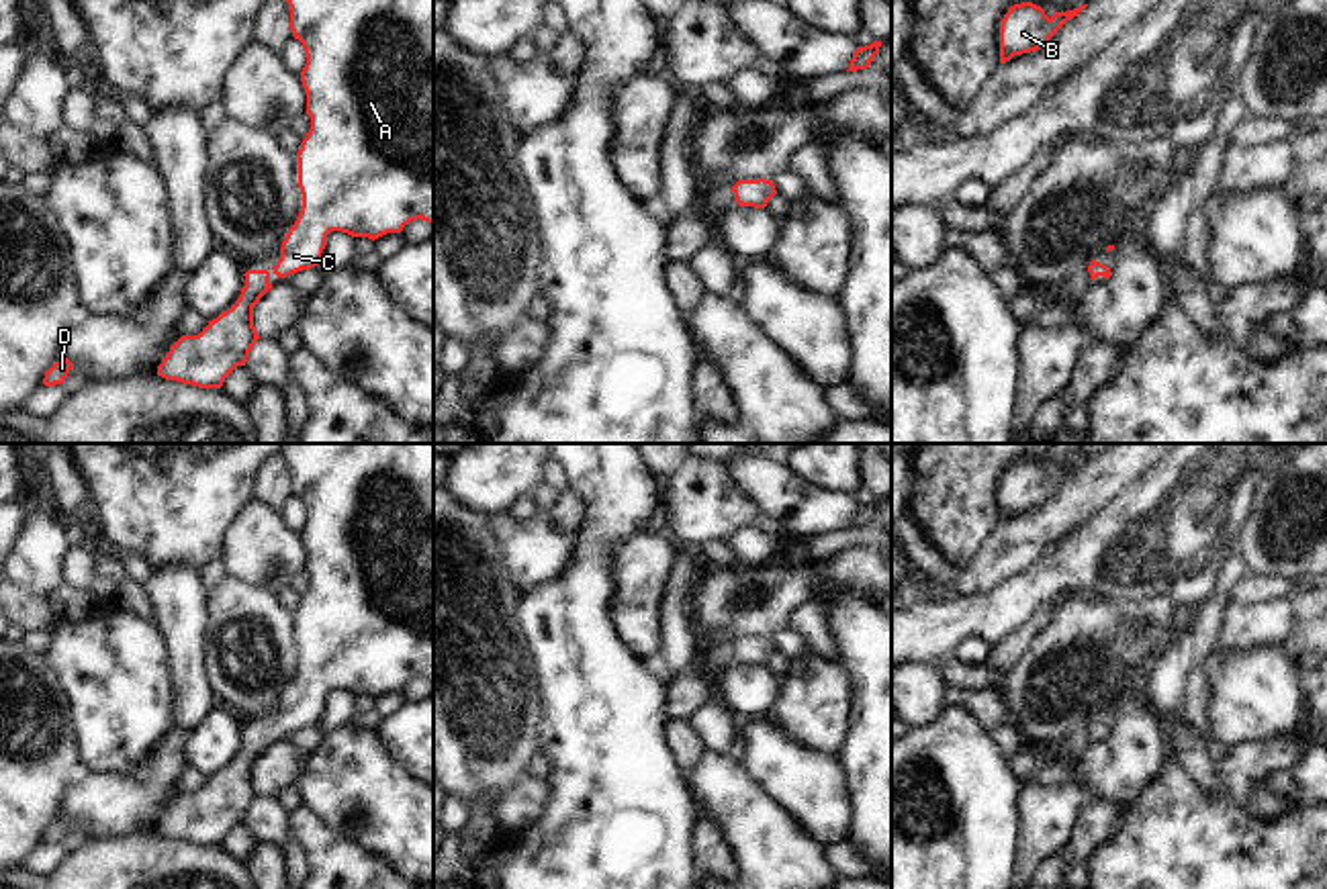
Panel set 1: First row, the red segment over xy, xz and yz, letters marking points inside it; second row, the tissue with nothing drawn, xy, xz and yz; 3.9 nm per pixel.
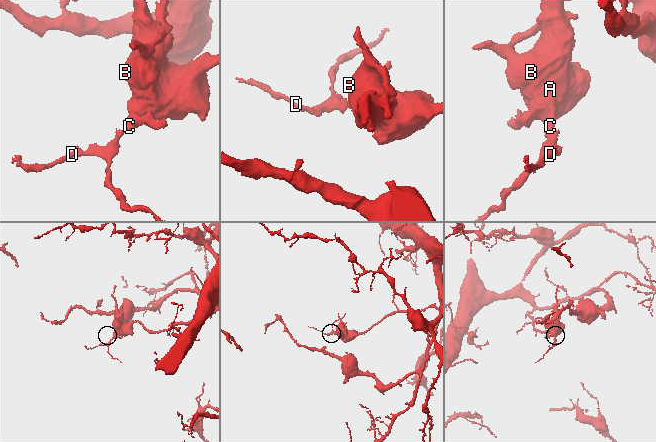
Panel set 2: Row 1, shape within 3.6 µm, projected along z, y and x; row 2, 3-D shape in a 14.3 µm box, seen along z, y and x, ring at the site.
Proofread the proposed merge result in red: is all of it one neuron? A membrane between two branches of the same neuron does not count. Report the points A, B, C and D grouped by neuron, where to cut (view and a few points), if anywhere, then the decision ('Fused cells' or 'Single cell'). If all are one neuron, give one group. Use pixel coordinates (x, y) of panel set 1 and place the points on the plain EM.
Groups: A B C D. No split. Single cell.

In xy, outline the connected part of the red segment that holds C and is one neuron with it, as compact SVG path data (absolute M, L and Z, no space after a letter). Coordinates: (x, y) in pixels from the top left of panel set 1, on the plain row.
M286 443L280 456L290 464L292 495L303 501L307 513L301 540L307 550L307 572L311 574L311 587L296 611L303 664L274 723L274 732L286 736L321 721L331 689L374 699L386 691L401 691L405 683L417 676L433 683L433 443Z

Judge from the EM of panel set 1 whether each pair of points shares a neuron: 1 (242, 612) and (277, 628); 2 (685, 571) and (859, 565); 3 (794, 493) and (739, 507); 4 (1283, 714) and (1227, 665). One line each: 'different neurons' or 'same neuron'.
1: same neuron
2: different neurons
3: different neurons
4: same neuron

